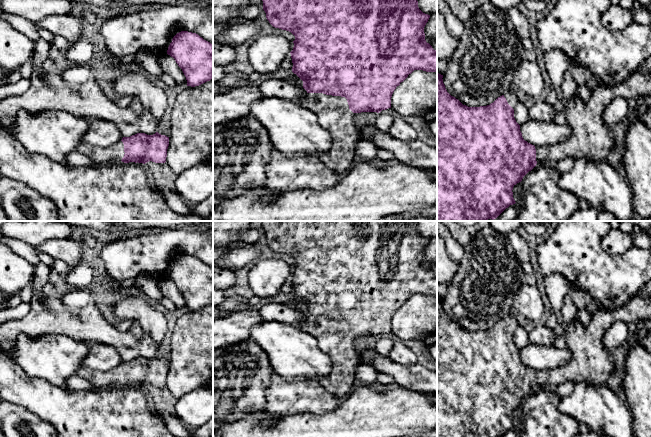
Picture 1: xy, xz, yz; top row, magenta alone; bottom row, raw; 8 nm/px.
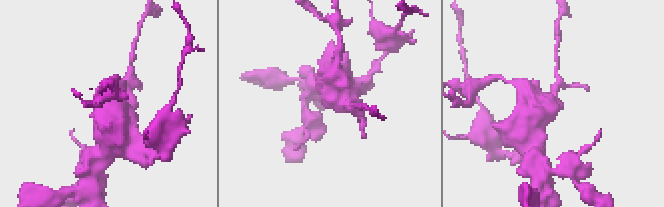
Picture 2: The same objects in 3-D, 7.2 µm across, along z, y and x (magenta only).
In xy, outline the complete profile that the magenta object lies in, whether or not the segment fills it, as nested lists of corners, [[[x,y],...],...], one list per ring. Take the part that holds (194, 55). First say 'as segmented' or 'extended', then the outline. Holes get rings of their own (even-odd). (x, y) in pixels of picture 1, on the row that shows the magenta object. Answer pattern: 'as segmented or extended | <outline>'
as segmented | [[[188,31],[177,33],[168,47],[167,54],[173,57],[182,69],[187,80],[187,86],[199,86],[213,79],[213,44],[198,34]]]

